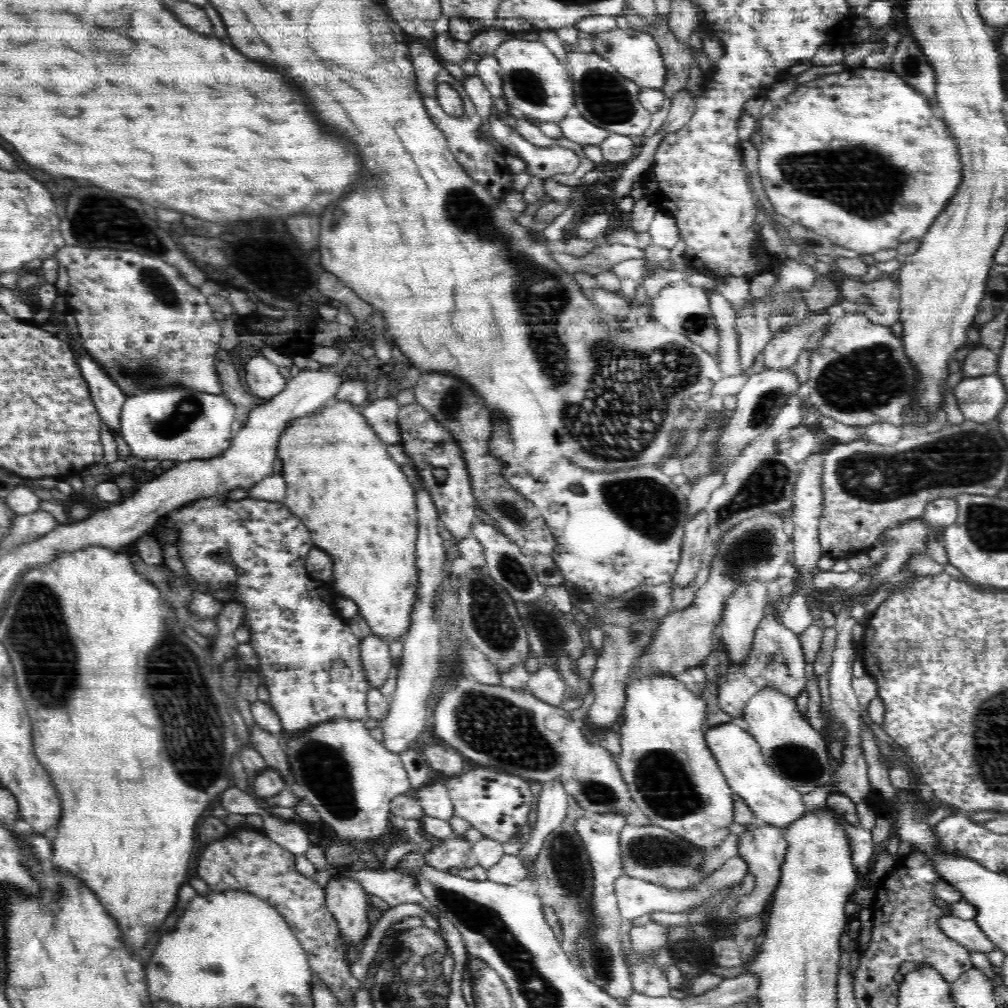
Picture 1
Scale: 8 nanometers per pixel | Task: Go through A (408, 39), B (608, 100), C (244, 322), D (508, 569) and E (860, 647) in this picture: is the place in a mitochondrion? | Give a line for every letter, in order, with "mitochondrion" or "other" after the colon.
A: other
B: mitochondrion
C: other
D: mitochondrion
E: other

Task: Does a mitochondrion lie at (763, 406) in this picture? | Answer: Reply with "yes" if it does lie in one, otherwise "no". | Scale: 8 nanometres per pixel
yes

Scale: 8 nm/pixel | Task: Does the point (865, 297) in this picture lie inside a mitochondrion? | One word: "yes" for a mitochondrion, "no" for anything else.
yes

